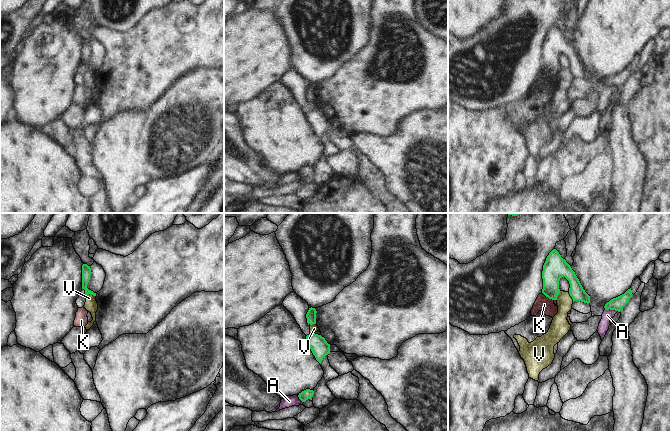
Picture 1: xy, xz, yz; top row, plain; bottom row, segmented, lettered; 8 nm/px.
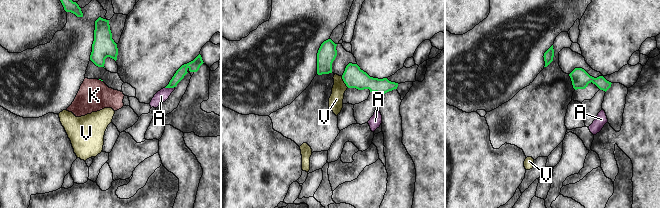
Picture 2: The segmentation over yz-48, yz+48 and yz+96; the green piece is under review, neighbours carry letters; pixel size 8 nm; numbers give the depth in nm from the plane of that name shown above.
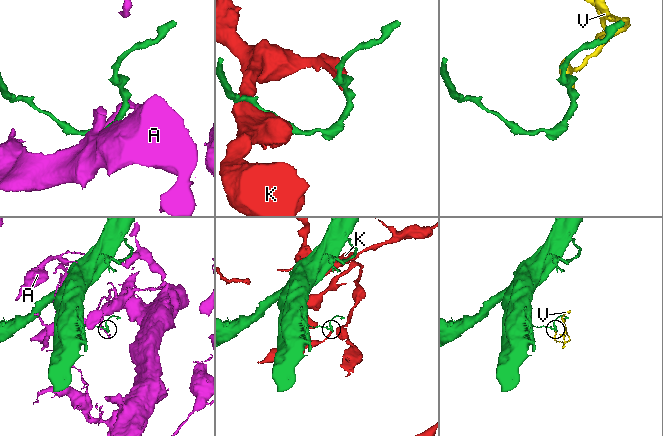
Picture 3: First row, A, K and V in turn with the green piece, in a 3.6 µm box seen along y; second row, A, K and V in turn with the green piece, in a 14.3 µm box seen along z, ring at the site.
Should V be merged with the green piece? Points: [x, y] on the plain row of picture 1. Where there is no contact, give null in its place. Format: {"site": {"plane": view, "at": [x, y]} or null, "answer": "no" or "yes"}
{"site": {"plane": "xy", "at": [91, 70]}, "answer": "no"}

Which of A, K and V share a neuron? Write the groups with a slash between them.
A / K / V

